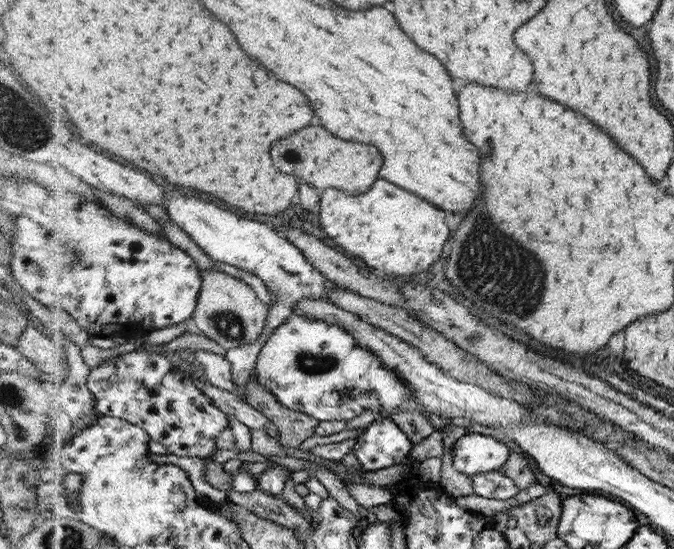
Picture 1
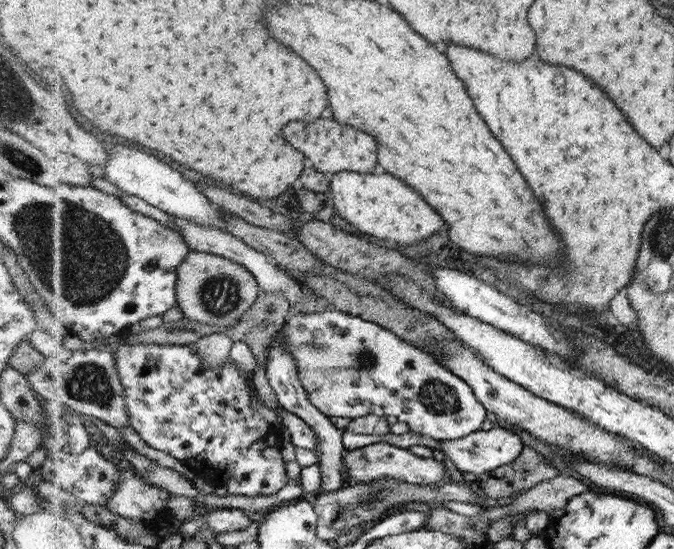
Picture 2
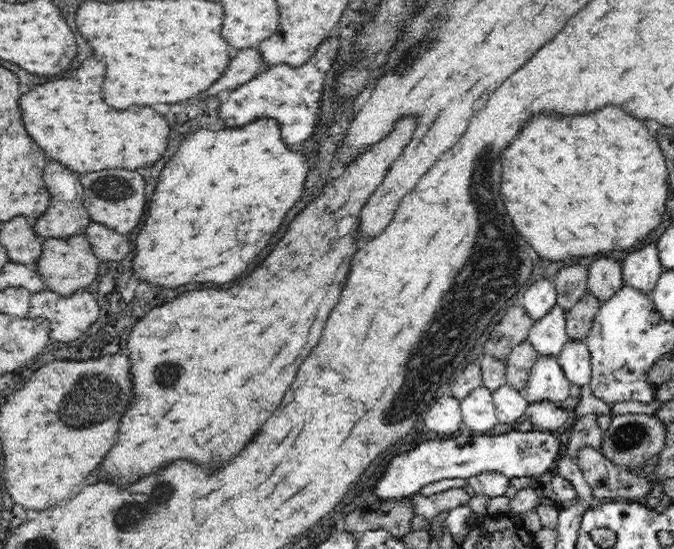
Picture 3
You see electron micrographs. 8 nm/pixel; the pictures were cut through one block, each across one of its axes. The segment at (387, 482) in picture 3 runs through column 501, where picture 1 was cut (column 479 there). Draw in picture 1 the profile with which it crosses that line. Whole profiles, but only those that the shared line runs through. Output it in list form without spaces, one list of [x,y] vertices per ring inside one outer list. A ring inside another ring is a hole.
[[[467,433],[451,448],[452,465],[466,476],[497,471],[508,460],[510,450],[497,439],[479,433]]]

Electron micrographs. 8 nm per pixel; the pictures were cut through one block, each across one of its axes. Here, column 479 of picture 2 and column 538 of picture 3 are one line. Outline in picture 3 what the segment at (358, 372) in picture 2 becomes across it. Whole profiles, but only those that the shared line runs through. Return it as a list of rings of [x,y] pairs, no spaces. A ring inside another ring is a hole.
[[[550,400],[528,403],[524,413],[528,422],[534,424],[538,431],[551,434],[564,434],[576,422],[574,409],[568,409],[564,405],[560,407],[560,403]]]

